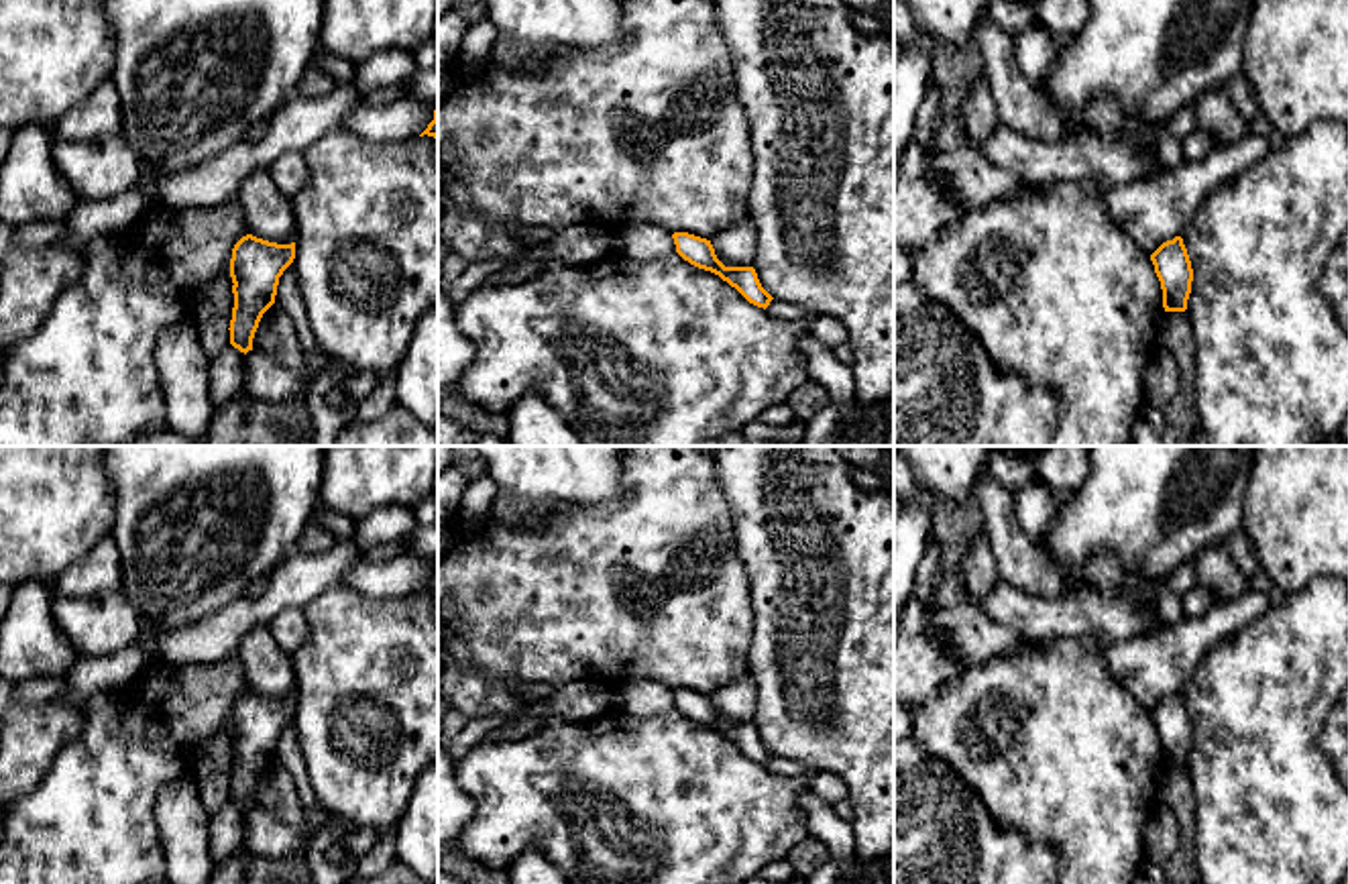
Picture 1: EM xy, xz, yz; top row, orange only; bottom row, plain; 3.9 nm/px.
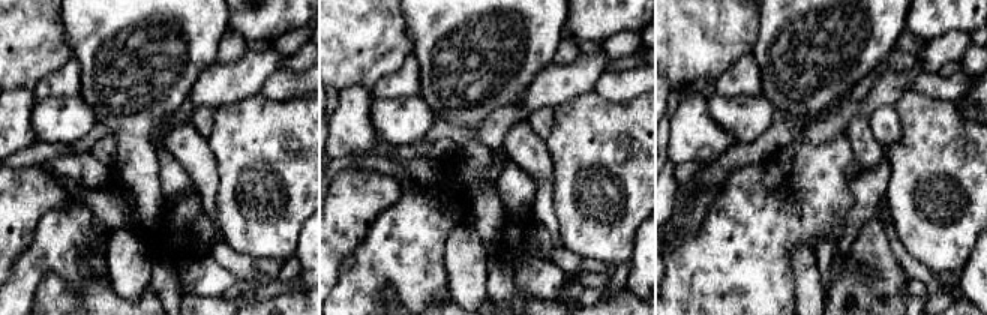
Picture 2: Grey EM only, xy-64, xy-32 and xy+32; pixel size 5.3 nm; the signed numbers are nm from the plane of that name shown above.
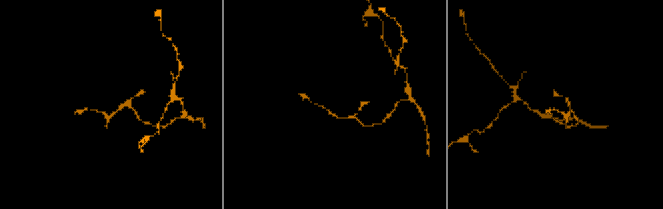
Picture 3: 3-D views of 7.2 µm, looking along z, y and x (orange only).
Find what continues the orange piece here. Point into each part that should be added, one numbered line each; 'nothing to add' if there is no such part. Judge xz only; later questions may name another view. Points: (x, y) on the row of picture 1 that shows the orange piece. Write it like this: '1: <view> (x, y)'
nothing to add

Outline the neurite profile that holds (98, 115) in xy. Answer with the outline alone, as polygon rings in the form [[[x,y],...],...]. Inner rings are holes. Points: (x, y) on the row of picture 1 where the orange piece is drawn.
[[[104,79],[83,102],[69,108],[53,126],[53,136],[88,141],[122,132],[122,110],[116,86]]]

